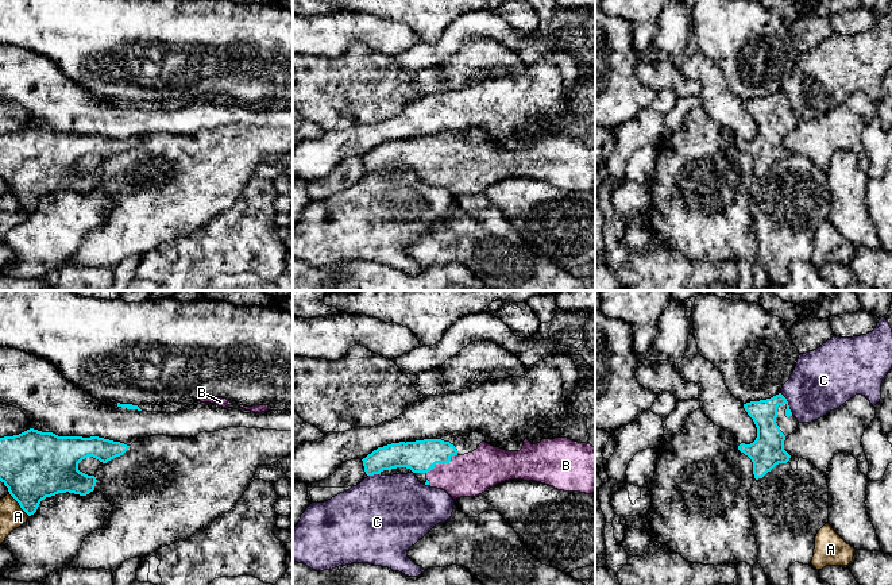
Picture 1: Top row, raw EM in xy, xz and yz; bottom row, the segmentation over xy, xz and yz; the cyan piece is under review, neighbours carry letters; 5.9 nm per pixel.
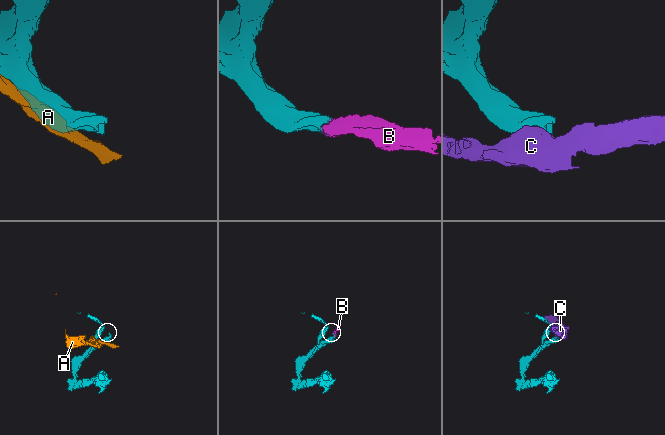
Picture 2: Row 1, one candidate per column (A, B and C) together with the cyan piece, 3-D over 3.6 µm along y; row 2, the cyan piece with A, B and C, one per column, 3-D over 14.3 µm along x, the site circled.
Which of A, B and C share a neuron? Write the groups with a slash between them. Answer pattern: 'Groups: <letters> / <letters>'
Groups: A / B / C

